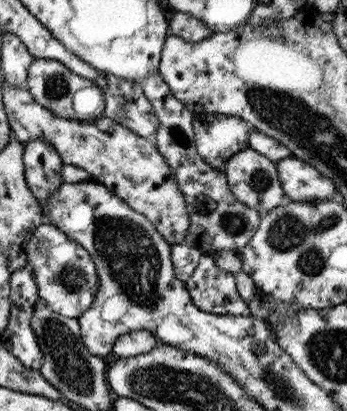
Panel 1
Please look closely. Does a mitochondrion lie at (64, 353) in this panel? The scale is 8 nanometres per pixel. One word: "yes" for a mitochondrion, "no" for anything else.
yes

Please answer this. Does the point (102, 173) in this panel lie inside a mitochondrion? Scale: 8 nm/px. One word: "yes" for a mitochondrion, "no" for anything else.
no

